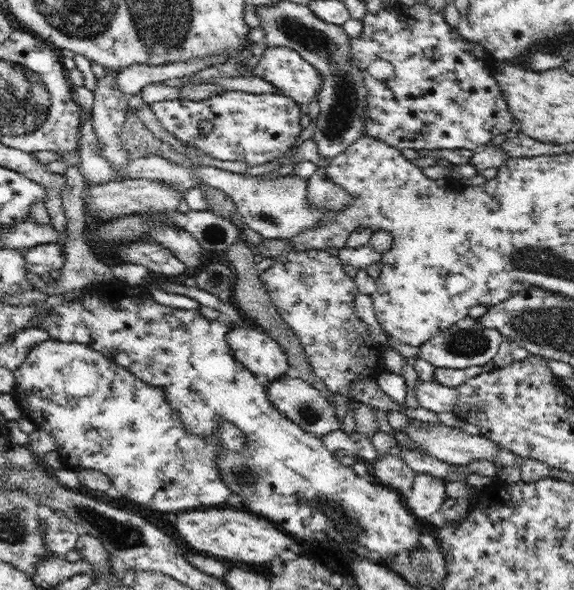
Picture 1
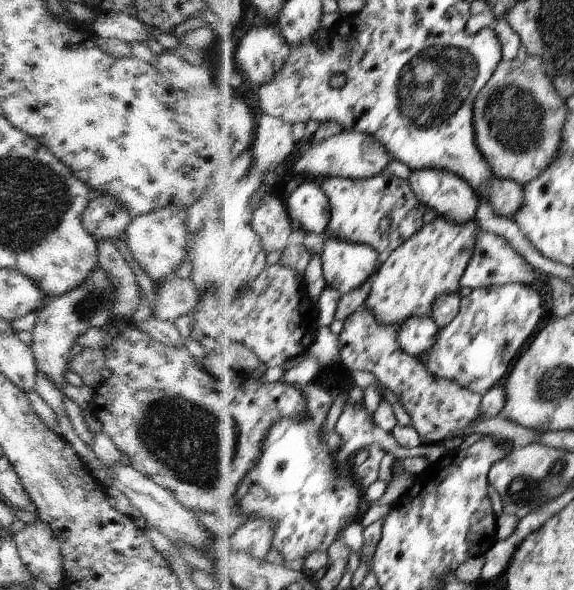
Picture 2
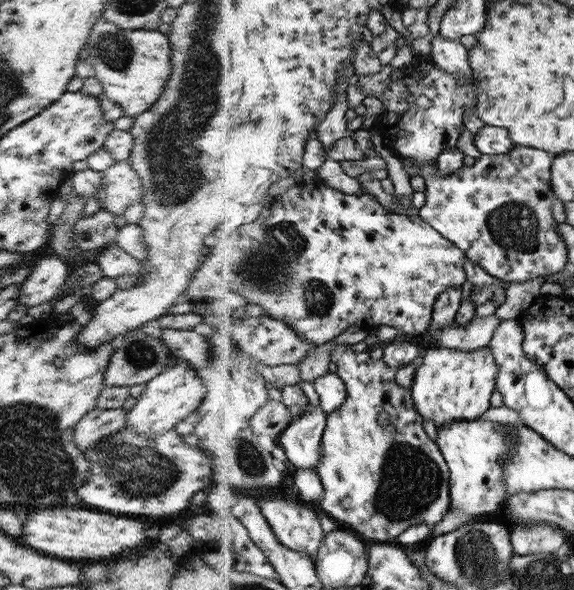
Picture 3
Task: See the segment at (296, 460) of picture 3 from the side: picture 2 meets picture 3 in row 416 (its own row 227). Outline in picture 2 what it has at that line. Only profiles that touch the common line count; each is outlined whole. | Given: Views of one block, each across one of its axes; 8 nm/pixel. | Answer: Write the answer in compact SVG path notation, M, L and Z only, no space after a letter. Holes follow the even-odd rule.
M308 179L304 184L296 186L296 191L291 194L286 204L289 208L291 220L294 223L300 223L299 227L306 233L324 235L331 227L331 200L318 182L314 183Z

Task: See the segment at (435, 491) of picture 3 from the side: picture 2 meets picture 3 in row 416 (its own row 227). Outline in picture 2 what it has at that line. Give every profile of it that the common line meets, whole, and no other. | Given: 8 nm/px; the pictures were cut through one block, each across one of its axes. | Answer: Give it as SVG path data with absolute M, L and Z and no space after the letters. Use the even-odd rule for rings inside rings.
M389 171L367 180L328 177L322 188L331 200L329 234L336 239L371 245L387 257L425 228L425 208L411 182Z

